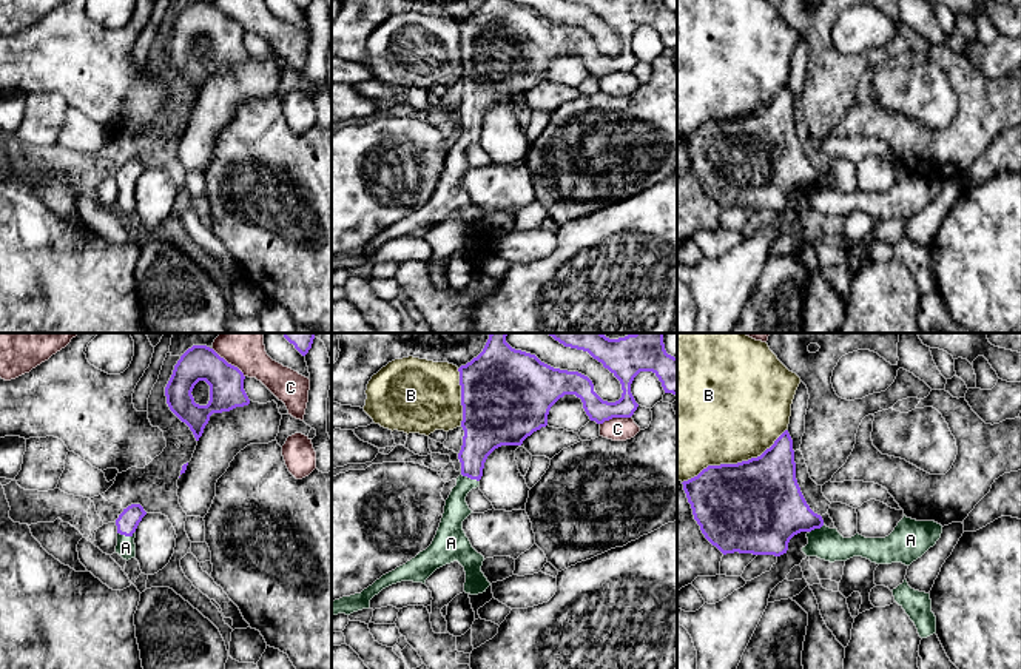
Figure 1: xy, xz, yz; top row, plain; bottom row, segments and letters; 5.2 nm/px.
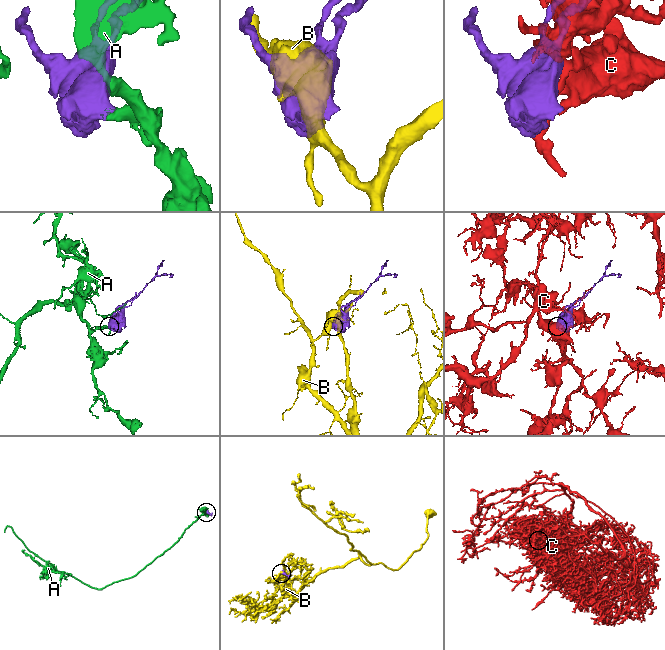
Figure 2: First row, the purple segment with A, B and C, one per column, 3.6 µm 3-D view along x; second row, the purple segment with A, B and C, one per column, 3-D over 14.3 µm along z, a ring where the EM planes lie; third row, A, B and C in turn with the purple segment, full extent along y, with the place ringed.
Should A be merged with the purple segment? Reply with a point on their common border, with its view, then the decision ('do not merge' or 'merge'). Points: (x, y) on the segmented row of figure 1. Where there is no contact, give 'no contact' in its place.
contact xy (125, 535); merge

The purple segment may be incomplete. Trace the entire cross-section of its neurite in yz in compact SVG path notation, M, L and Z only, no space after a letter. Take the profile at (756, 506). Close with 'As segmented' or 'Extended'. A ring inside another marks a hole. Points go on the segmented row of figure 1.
M788 430L760 456L737 464L708 466L682 484L702 533L723 555L739 552L780 556L787 553L790 540L805 532L808 544L802 552L807 556L830 563L862 556L876 564L910 566L933 547L942 533L941 524L916 521L905 515L885 538L865 538L859 533L844 538L837 529L827 527L822 516L810 509L797 484L793 439Z. Extended

